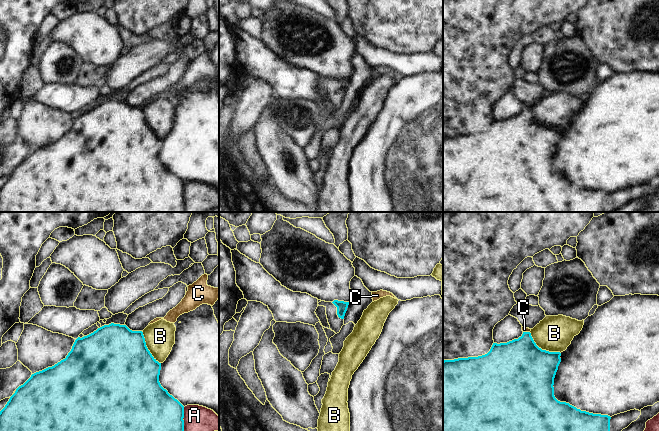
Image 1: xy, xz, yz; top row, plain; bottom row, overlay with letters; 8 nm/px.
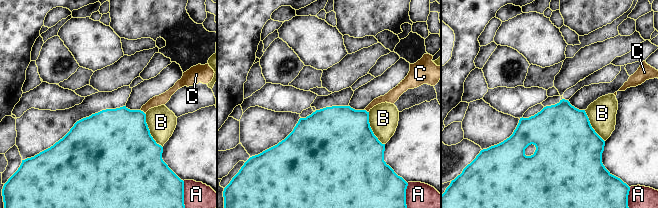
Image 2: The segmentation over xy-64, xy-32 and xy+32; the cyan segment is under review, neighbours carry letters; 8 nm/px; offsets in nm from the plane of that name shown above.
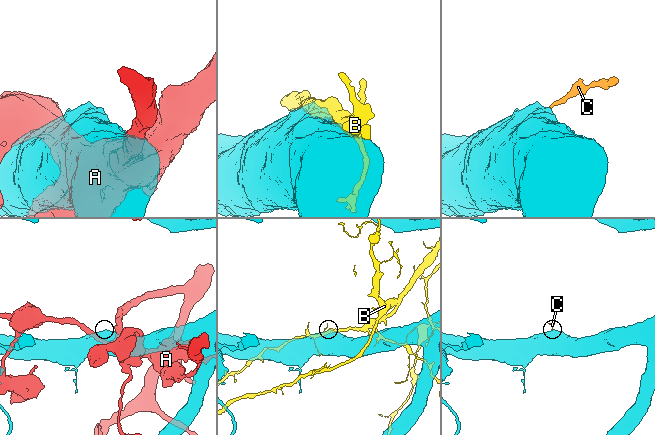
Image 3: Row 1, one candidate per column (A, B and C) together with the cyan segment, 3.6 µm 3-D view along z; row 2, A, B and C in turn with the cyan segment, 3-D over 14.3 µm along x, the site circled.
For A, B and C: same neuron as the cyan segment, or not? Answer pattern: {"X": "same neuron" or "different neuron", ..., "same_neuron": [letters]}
{"A": "different neuron", "B": "different neuron", "C": "same neuron", "same_neuron": ["C"]}

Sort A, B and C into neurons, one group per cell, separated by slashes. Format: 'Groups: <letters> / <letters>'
Groups: A / B / C

